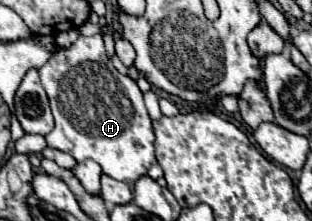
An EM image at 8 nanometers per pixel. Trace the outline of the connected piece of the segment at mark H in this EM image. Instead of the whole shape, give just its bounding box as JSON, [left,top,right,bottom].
[38,36,156,188]

